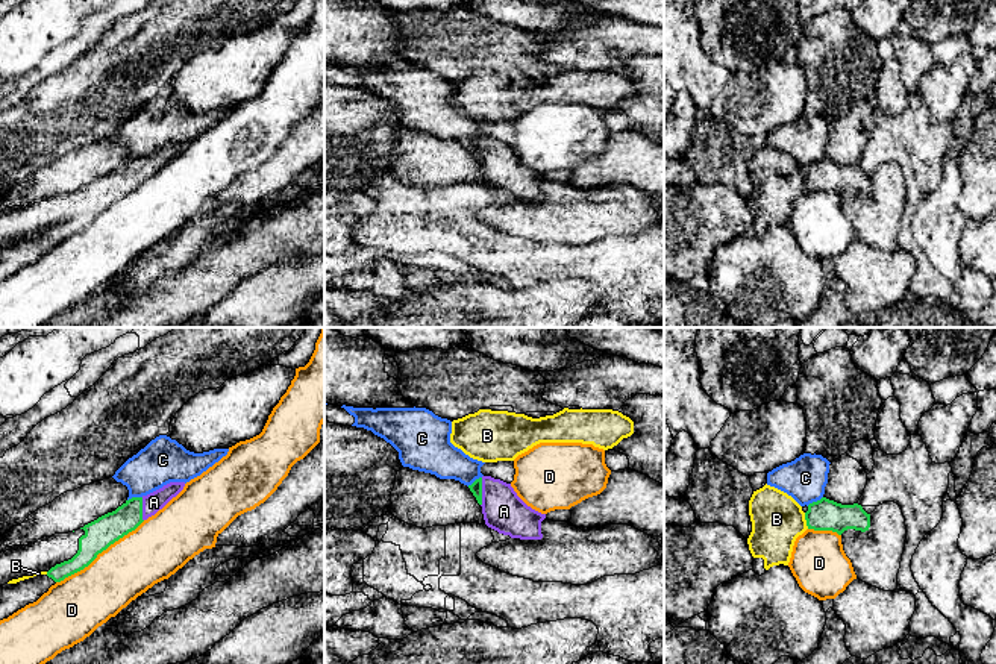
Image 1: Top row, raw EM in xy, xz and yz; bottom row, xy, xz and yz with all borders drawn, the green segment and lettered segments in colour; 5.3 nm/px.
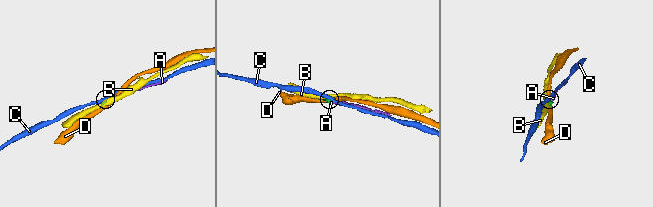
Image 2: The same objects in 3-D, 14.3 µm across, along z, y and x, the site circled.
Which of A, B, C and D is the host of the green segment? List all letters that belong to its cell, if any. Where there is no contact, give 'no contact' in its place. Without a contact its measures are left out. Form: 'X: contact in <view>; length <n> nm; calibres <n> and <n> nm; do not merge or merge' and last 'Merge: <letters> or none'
A: contact in xz; length 150 nm; calibres 60 and 220 nm; merge
B: contact in yz; length 90 nm; calibres 170 and 280 nm; do not merge
C: contact in yz; length 100 nm; calibres 170 and 220 nm; do not merge
D: contact in xy; length 600 nm; calibres 160 and 300 nm; do not merge
Merge: A

